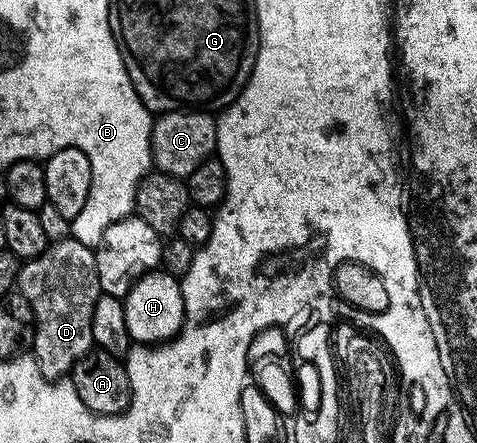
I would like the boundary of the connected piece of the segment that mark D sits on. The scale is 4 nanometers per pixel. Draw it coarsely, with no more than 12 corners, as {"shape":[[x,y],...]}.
{"shape":[[53,240],[21,263],[30,352],[53,382],[94,348],[95,251]]}

